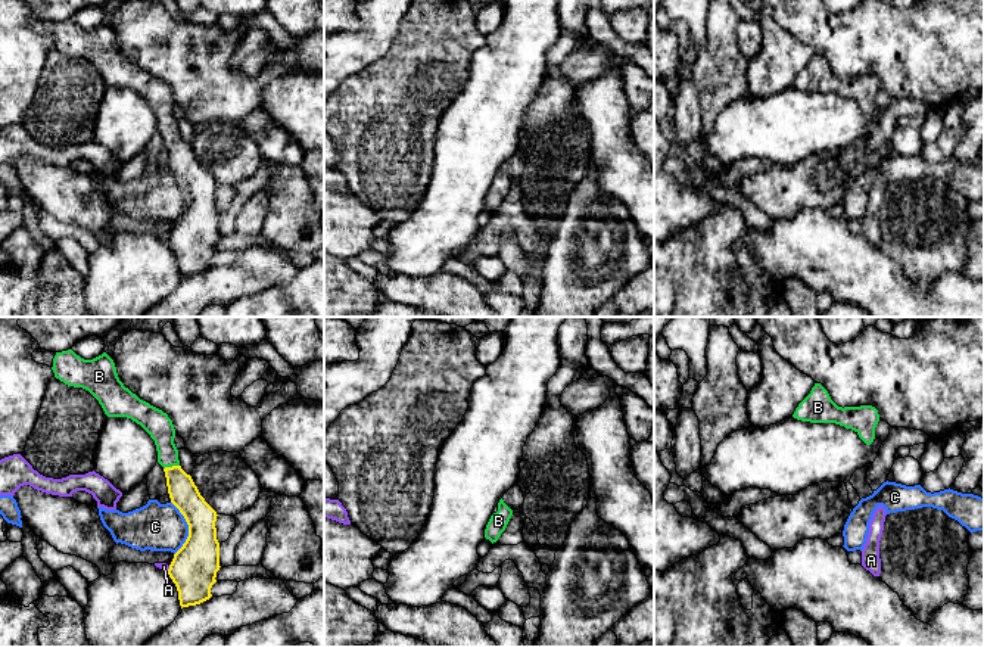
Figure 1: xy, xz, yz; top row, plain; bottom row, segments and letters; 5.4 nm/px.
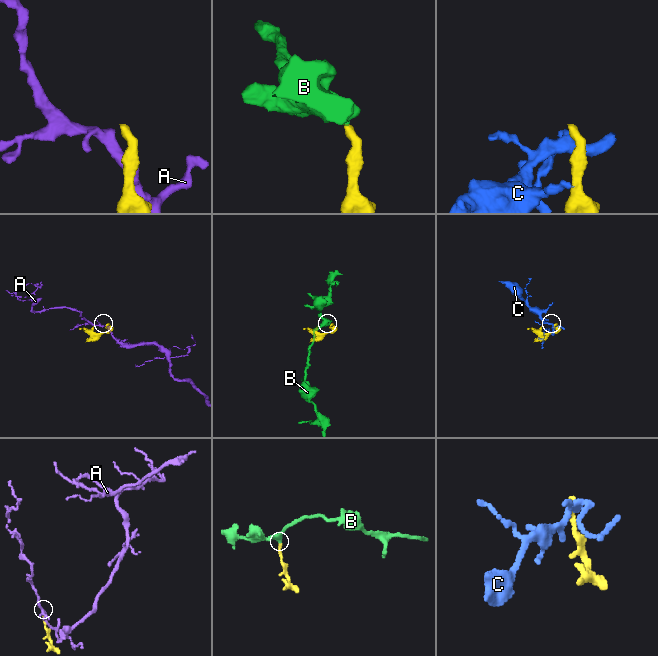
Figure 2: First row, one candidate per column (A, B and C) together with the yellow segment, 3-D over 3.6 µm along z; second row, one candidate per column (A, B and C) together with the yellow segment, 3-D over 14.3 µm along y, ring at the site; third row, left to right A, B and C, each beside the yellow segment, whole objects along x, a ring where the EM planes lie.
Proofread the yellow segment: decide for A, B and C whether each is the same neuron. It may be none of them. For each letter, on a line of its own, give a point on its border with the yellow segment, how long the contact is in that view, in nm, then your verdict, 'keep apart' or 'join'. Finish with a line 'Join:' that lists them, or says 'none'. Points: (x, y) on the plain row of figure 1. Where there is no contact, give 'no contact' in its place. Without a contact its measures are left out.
A: xy (168, 239) | 40 nm | keep apart
B: xy (173, 136) | 90 nm | join
C: xy (189, 198) | 300 nm | keep apart
Join: B

